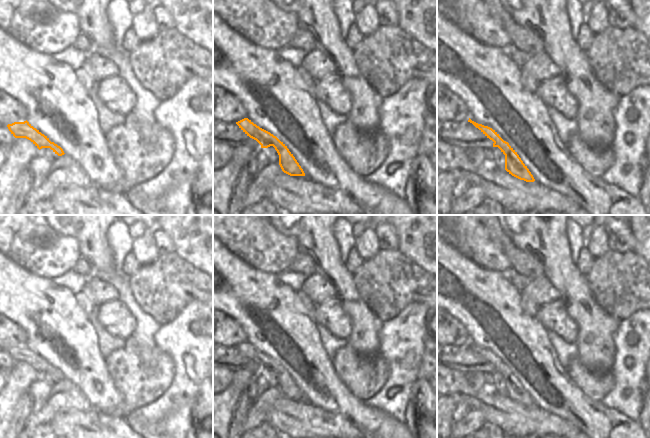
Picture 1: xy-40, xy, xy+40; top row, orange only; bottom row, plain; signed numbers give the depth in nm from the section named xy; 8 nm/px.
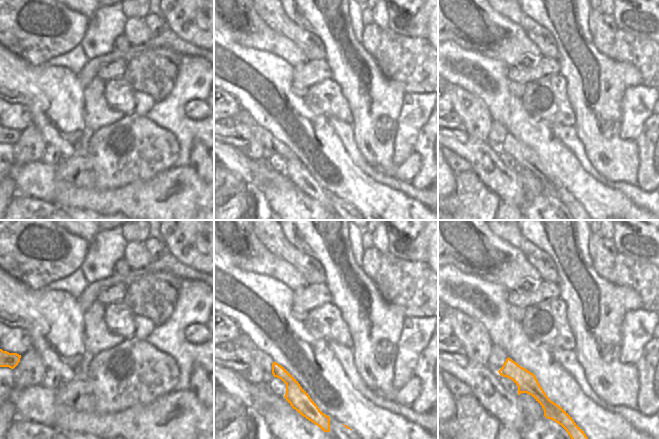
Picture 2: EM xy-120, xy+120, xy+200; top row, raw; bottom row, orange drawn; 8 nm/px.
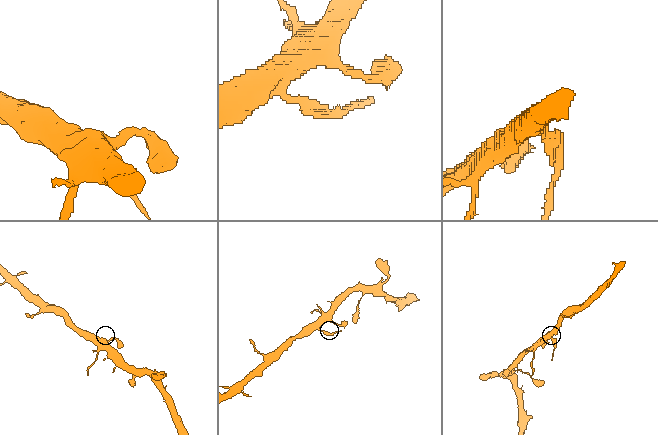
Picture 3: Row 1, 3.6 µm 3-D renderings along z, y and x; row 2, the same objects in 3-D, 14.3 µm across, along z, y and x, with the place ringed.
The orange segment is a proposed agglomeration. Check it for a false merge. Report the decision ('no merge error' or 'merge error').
merge error

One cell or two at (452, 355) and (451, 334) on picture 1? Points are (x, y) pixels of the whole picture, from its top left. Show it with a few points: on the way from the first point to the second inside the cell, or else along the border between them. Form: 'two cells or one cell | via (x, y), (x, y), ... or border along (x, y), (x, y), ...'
two cells | border along (467, 344), (454, 347)

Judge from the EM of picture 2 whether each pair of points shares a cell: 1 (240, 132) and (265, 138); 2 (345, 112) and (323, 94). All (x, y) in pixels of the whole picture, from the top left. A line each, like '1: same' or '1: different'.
1: same
2: same

